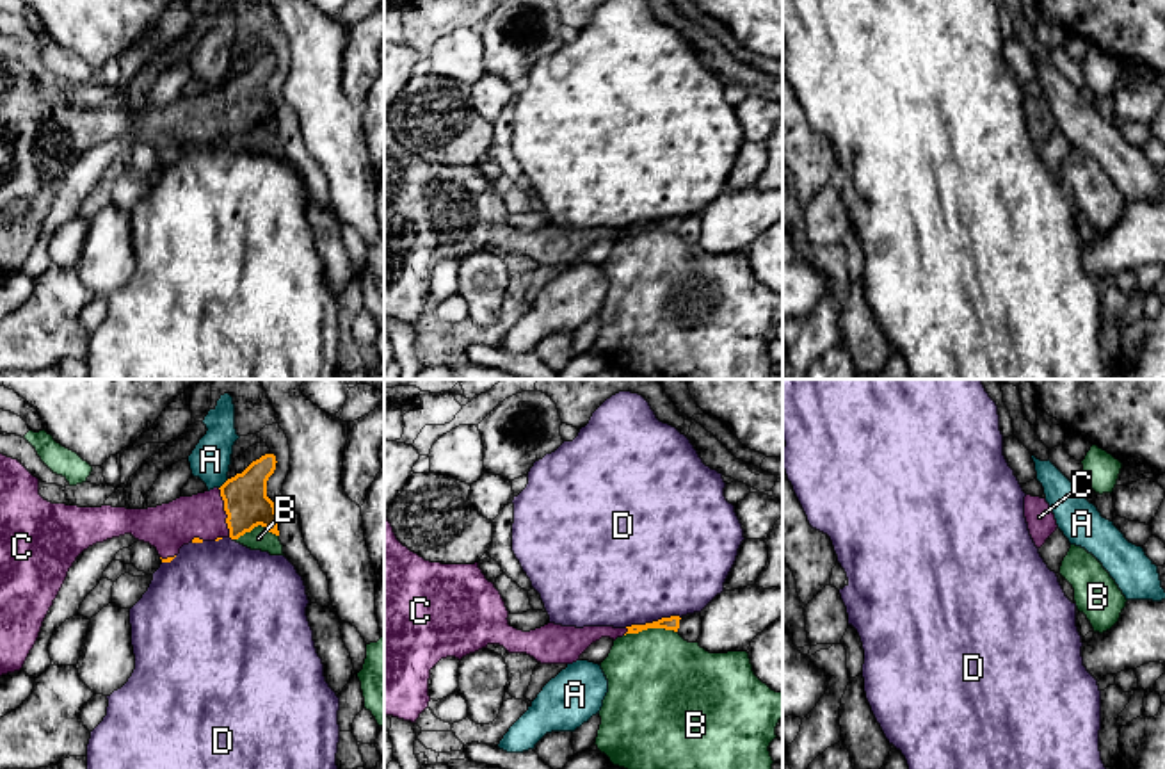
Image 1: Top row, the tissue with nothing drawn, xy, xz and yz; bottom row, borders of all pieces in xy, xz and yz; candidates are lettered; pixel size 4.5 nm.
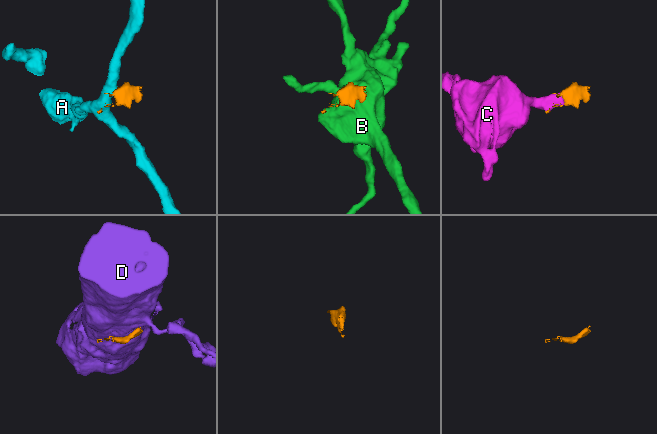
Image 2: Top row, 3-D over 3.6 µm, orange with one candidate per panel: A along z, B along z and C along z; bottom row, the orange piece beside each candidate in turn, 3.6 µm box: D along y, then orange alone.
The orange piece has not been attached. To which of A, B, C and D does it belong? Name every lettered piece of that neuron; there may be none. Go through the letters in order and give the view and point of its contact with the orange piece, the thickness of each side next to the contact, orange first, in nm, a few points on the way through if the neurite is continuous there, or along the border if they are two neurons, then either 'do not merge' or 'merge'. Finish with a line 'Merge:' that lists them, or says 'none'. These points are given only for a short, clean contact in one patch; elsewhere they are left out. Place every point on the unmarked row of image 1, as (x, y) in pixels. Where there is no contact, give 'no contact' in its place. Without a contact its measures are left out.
A: meets orange in xy at (223, 86); 200 nm thick on the orange side, 180 nm on the other; border along xy (228, 80), (219, 89); do not merge
B: meets orange in xz at (650, 228); 60 nm thick on the orange side, 440 nm on the other; border along xz (676, 232), (642, 230), (625, 237); do not merge
C: meets orange in xy at (226, 114); 200 nm thick on the orange side, 200 nm on the other; runs through xy (246, 104), (226, 114), (185, 120), (175, 125); merge
D: meets orange in xz at (653, 223); 60 nm thick on the orange side, 500 nm on the other; do not merge
Merge: C

